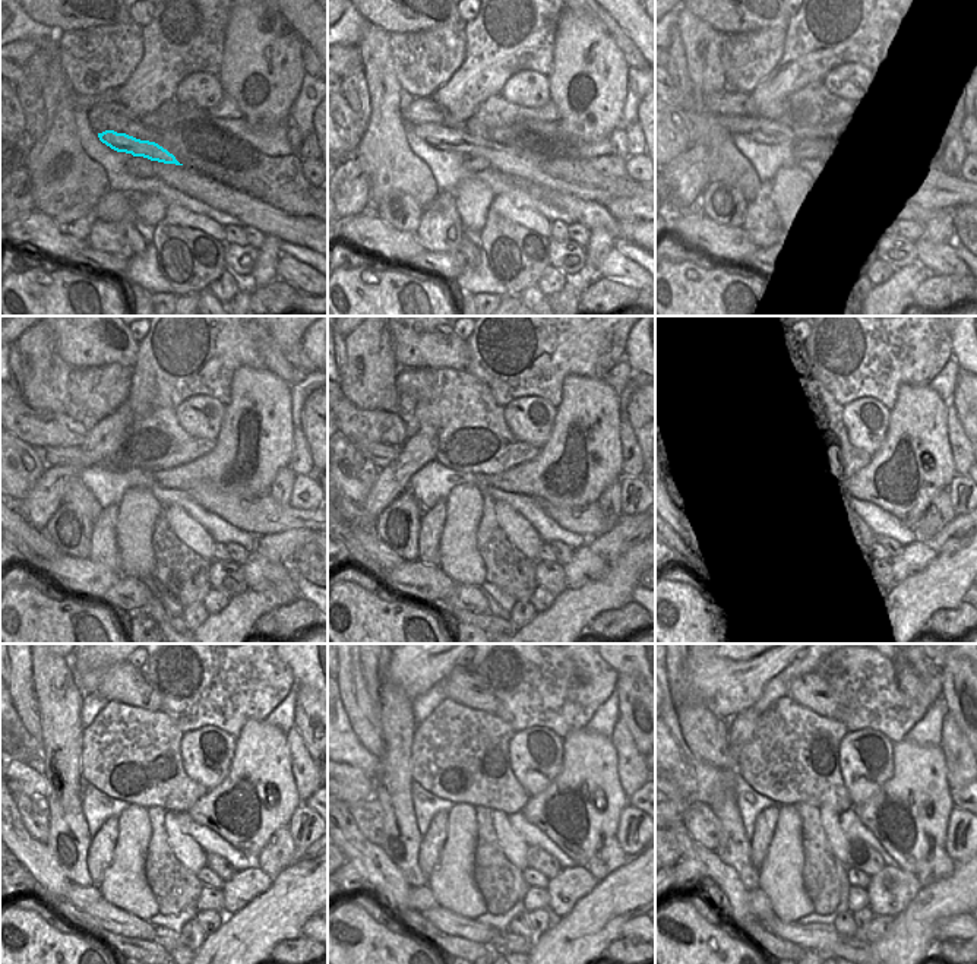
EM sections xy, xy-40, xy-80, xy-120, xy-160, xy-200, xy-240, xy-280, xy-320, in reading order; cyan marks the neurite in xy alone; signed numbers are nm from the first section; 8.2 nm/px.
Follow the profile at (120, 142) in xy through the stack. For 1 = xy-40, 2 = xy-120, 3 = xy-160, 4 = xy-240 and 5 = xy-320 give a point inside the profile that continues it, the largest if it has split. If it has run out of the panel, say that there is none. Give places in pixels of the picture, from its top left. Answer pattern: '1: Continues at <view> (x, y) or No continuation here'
1: Continues at xy-40 (506, 160)
2: Continues at xy-120 (263, 517)
3: Continues at xy-160 (588, 520)
4: Continues at xy-240 (29, 781)
5: Continues at xy-320 (685, 799)

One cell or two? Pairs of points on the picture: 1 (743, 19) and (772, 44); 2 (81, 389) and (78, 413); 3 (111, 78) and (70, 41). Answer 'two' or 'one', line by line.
1: two
2: two
3: one

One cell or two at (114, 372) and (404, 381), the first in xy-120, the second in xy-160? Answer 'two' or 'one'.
one

